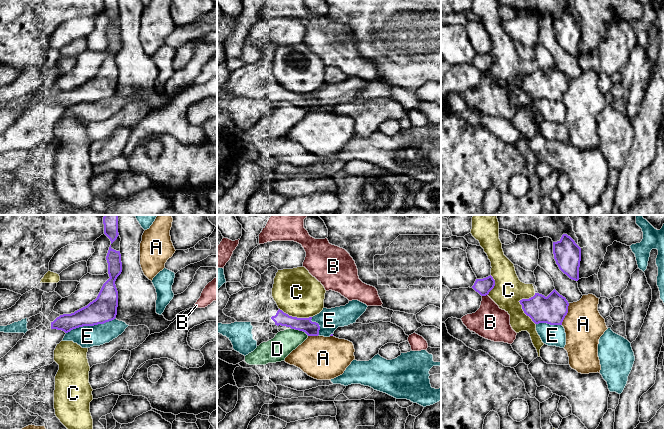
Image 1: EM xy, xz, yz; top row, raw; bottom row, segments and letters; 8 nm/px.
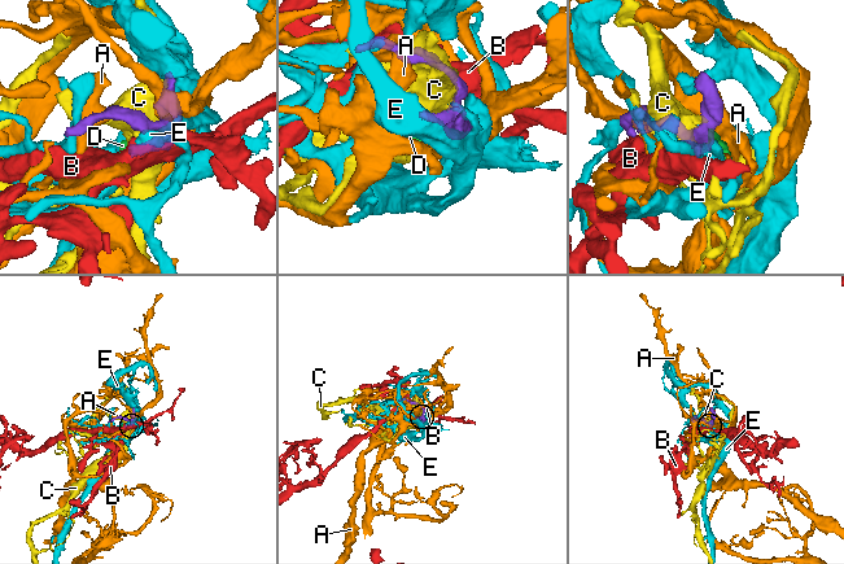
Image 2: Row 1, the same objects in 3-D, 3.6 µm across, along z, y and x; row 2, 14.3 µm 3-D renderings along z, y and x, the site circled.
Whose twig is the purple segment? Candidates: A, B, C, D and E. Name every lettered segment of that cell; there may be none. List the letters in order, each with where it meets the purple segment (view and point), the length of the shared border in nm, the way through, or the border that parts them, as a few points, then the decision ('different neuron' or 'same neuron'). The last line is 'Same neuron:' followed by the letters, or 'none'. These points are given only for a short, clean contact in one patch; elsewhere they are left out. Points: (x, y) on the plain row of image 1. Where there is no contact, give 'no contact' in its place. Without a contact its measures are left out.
A: contact yz (566, 90); length 190 nm; different neuron
B: contact yz (484, 71); length 50 nm; border yz (487, 70), (482, 72); different neuron
C: contact yz (521, 80); length 260 nm; different neuron
D: contact xz (299, 106); length 170 nm; border xz (290, 103), (302, 106), (308, 111); different neuron
E: contact xy (90, 101); length 420 nm; same neuron
Same neuron: E

